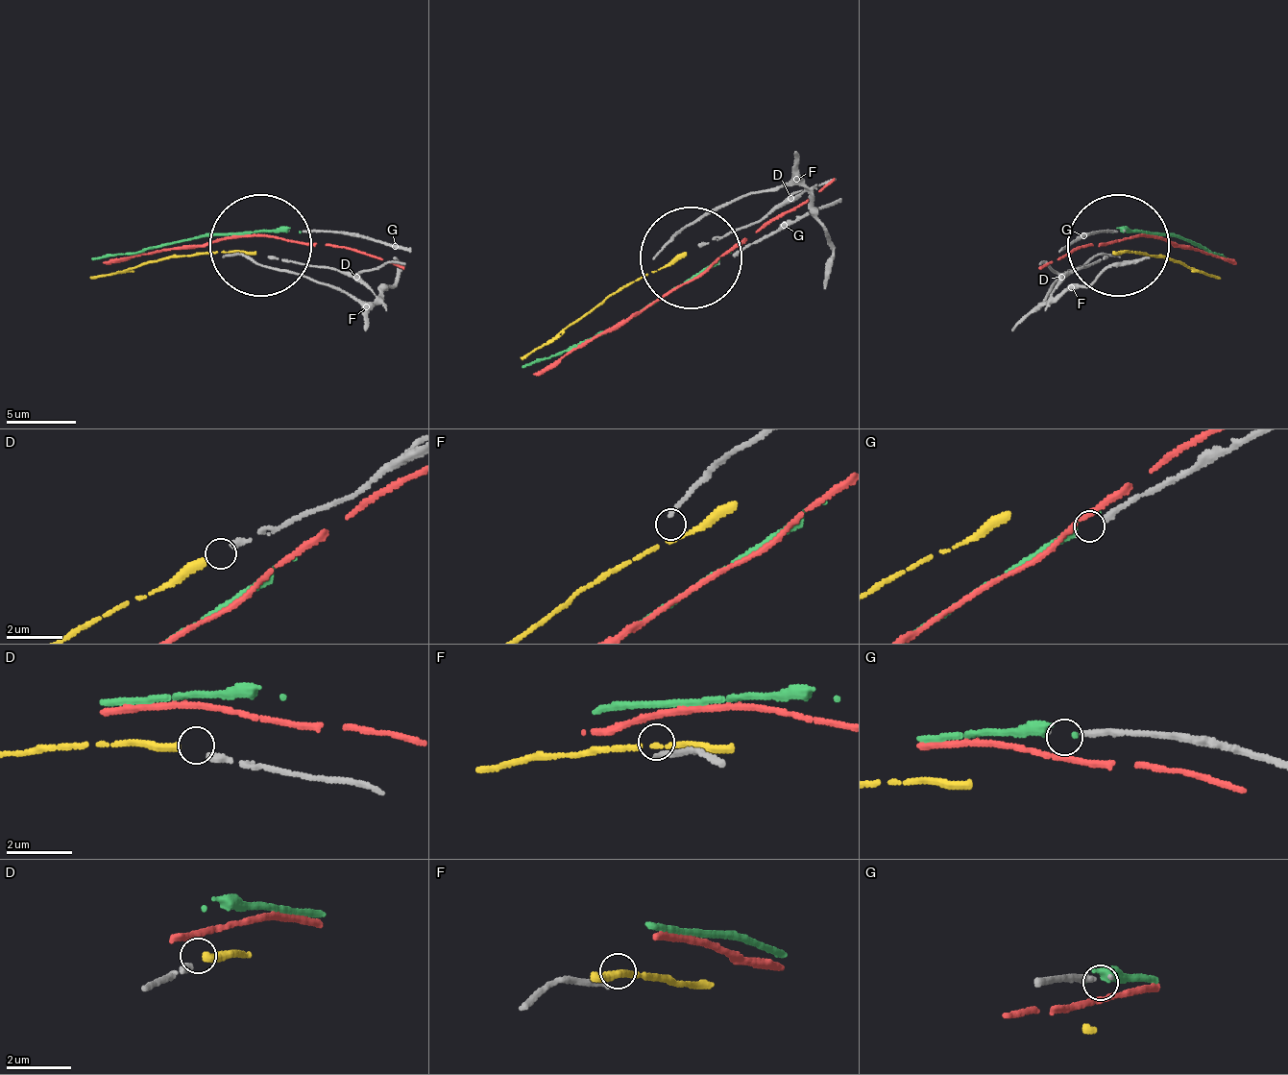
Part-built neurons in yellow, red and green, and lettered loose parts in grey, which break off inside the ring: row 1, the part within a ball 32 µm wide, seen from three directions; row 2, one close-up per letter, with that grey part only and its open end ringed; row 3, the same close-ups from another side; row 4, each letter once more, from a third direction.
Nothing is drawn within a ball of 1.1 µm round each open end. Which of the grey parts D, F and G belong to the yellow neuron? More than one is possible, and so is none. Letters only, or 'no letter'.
D

